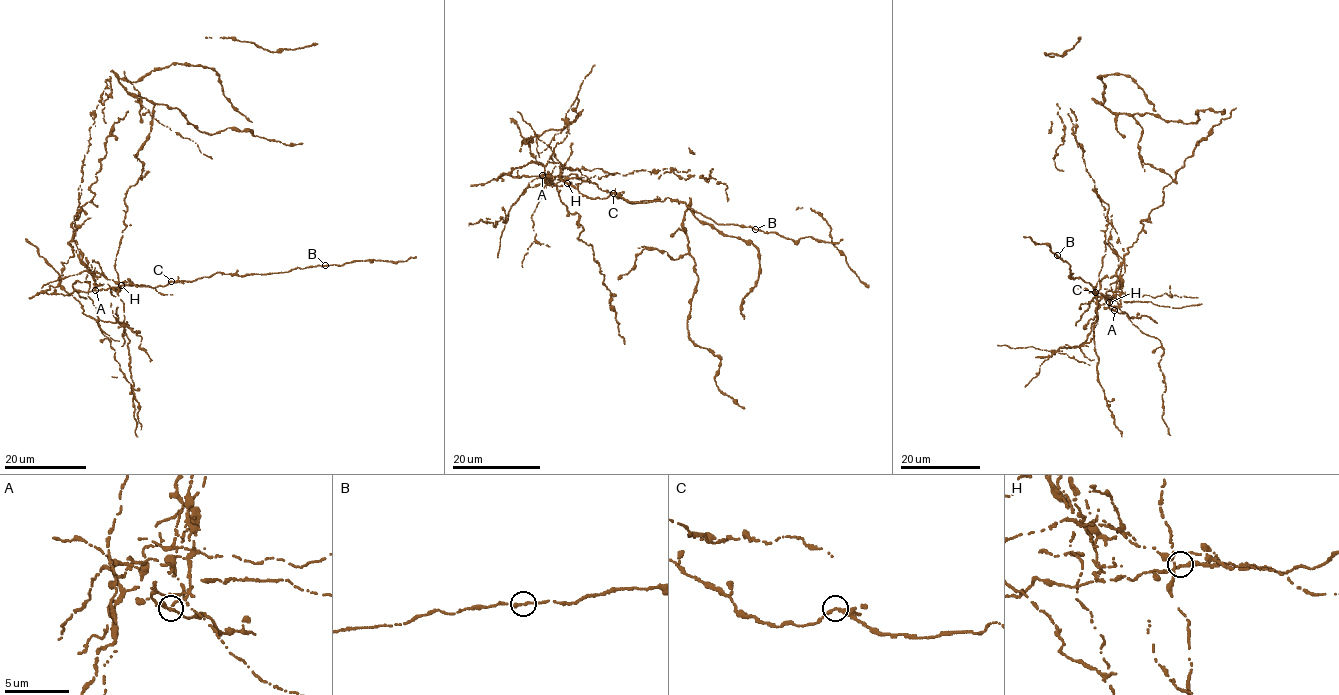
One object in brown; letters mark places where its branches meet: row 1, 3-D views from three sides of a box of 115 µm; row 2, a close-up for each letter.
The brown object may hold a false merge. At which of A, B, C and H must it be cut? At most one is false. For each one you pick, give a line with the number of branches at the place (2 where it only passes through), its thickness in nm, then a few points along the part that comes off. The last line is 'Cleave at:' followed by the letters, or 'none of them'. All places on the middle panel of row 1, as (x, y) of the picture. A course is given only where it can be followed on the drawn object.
A: Branches: 2. Thickness 200 nm
Cleave at: A

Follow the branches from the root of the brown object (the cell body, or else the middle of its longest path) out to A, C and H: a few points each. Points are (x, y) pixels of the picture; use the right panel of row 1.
A: (1109, 241), (1116, 255), (1123, 259), (1125, 269), (1115, 291), (1120, 293), (1121, 304), (1114, 310)
C: (1109, 241), (1124, 260), (1115, 291), (1121, 304), (1114, 311), (1108, 306), (1111, 298), (1095, 292)
H: (1109, 241), (1123, 259), (1125, 269), (1115, 291), (1120, 293), (1121, 304), (1114, 311), (1108, 307), (1109, 302)

